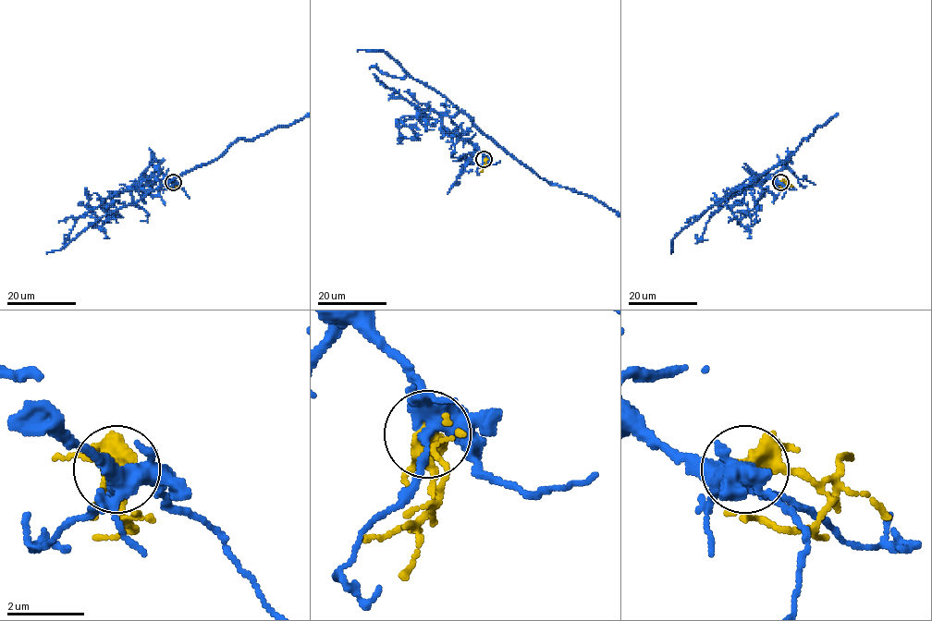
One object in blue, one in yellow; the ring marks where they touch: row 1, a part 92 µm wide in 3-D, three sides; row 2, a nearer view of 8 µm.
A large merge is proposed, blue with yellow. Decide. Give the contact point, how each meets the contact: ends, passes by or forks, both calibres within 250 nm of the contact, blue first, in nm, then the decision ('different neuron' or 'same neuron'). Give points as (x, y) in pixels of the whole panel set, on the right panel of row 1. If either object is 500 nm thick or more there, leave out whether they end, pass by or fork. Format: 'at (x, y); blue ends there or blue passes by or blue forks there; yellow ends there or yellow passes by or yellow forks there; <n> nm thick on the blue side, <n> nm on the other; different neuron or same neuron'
at (780, 182); blue forks there; yellow passes by; 400 nm thick on the blue side, 440 nm on the other; same neuron

